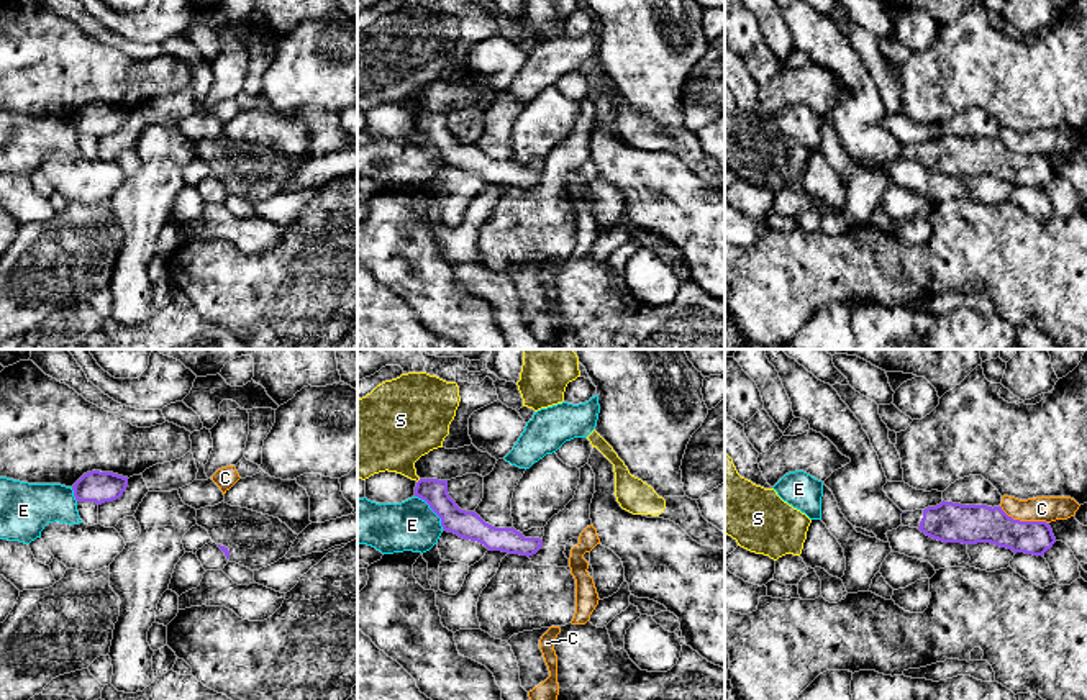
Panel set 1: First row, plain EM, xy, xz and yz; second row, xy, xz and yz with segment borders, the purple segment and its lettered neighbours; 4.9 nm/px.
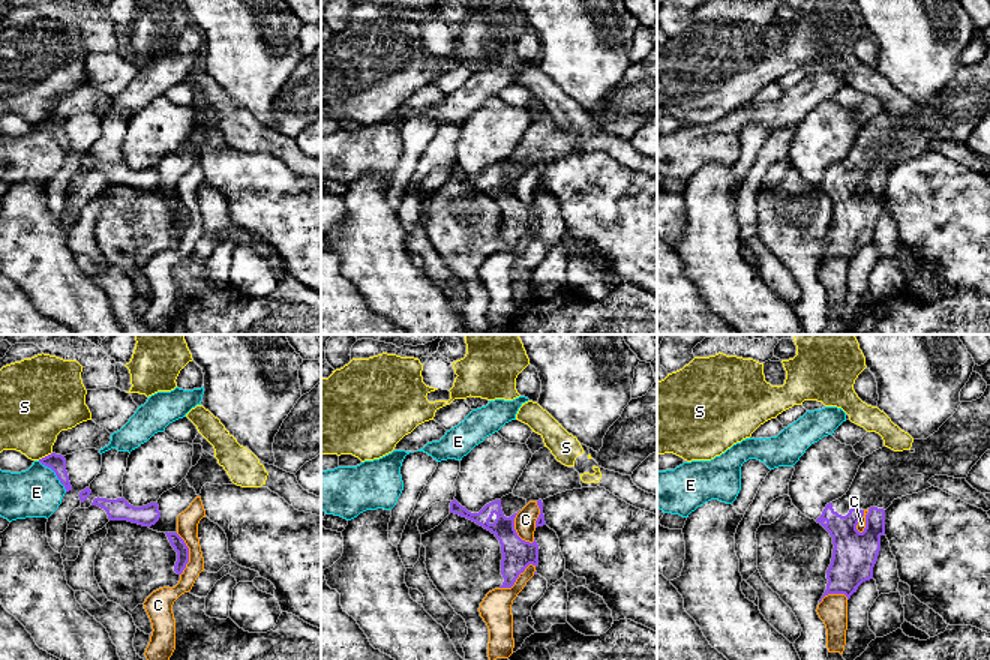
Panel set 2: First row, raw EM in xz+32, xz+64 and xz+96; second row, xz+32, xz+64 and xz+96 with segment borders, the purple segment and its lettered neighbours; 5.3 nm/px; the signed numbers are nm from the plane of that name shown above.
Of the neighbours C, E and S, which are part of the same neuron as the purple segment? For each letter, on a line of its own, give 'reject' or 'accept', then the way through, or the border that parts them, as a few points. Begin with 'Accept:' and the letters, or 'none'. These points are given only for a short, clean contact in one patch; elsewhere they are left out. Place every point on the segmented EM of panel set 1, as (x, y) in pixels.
Accept: none
C: reject
E: reject; border along xz (415, 495), (440, 518), (443, 528)
S: reject; border along xz (420, 479), (417, 482)

